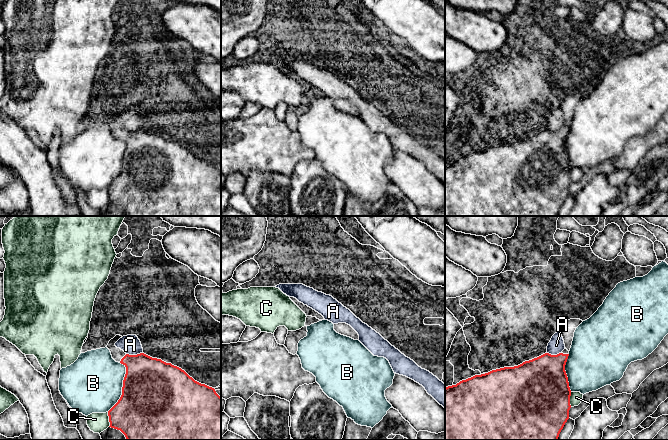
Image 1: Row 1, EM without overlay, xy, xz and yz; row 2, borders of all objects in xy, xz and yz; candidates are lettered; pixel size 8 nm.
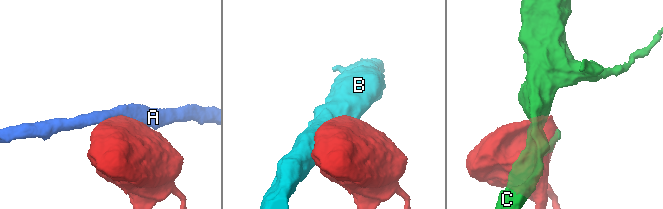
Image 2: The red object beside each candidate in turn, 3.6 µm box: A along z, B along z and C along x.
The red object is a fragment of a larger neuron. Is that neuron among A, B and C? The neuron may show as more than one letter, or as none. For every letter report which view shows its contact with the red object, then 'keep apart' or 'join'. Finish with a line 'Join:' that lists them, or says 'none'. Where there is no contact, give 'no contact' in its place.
A: meets red in xy; keep apart
B: meets red in xy; keep apart
C: meets red in xy; keep apart
Join: none

